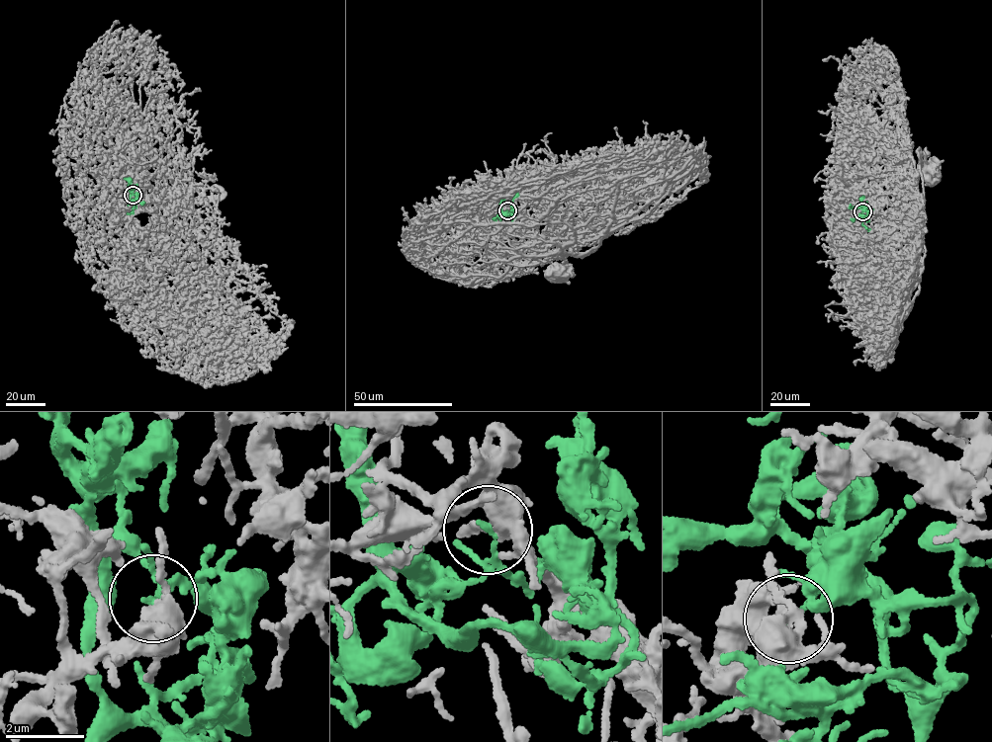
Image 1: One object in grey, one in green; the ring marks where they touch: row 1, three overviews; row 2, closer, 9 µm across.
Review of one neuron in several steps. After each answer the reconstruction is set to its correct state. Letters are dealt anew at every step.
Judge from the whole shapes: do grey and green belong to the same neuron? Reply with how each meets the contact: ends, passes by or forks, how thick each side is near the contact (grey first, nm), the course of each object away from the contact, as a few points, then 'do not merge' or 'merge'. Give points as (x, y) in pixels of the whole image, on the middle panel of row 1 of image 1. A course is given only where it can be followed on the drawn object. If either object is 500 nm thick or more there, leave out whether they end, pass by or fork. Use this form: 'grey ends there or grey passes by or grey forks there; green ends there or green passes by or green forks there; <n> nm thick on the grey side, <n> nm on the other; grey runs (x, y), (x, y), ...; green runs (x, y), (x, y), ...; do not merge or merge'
grey passes by; green ends there; 480 nm thick on the grey side, 140 nm on the other; grey runs (507, 210), (499, 210), (494, 217), (505, 231), (557, 243), (564, 264), (558, 275); green runs (507, 210), (512, 217), (513, 206), (511, 210); merge

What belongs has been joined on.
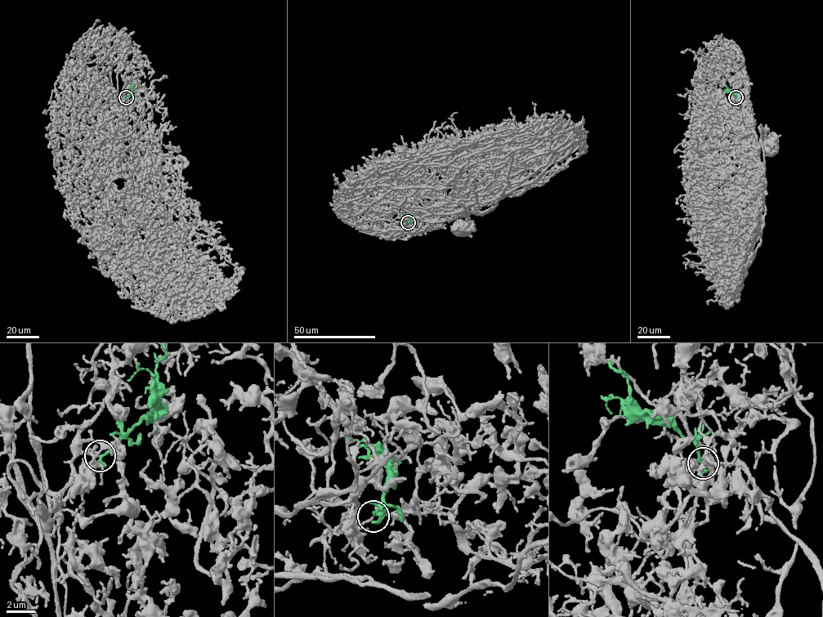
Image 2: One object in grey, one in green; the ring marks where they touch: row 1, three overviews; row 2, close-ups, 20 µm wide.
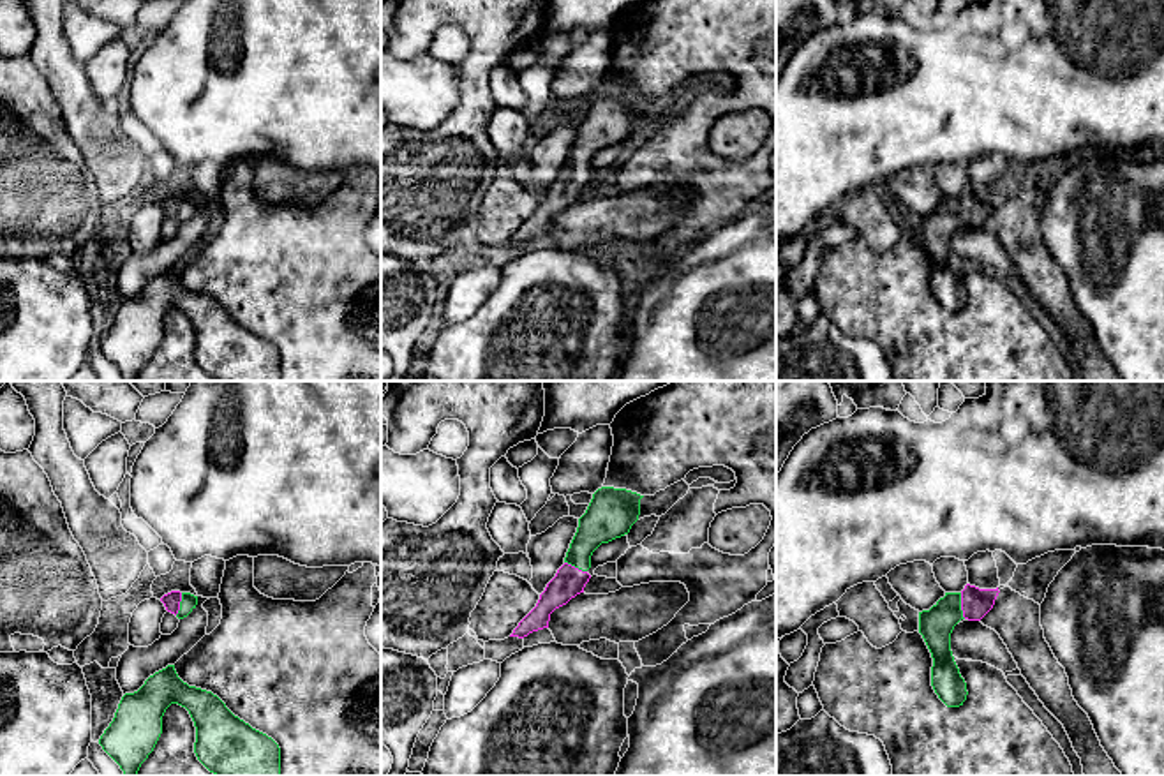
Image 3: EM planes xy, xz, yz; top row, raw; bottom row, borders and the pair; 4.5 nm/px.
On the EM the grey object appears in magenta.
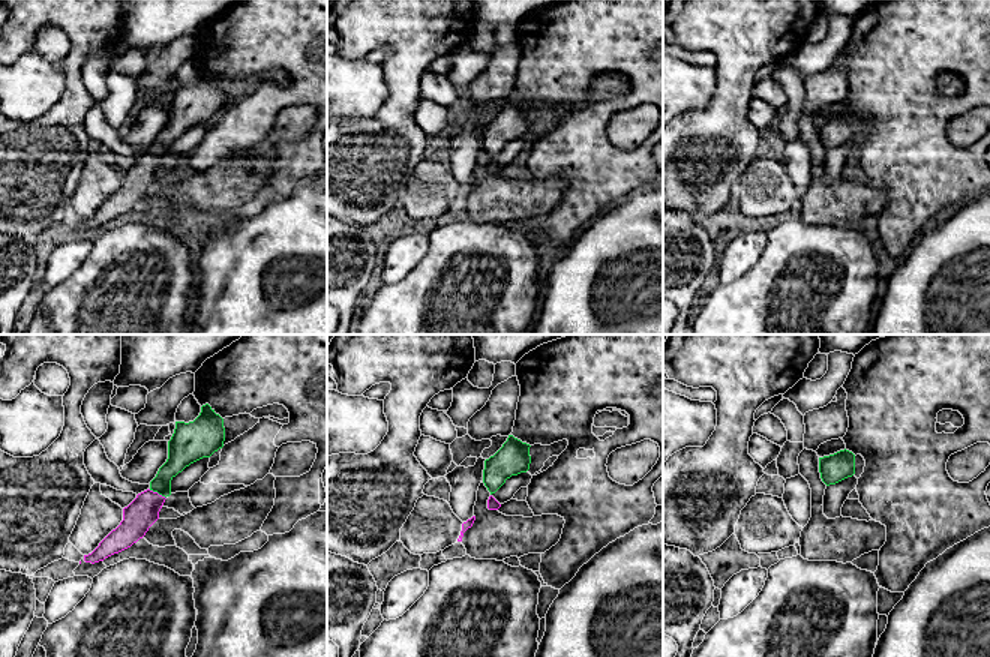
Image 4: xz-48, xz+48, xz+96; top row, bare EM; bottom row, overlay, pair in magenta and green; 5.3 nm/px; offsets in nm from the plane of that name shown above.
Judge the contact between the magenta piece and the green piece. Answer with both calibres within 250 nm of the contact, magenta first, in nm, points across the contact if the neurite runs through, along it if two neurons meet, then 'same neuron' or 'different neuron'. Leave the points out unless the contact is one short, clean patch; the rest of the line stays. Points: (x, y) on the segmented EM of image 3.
calibres 140 and 160 nm; way yz (976, 604), (962, 605), (935, 625); same neuron

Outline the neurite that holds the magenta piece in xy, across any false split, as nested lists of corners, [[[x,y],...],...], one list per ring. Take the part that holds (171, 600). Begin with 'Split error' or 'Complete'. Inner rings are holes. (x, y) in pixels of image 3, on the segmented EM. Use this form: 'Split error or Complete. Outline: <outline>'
Split error. Outline: [[[171,591],[160,598],[166,610],[175,614],[178,619],[187,617],[198,605],[198,596],[190,593]]]

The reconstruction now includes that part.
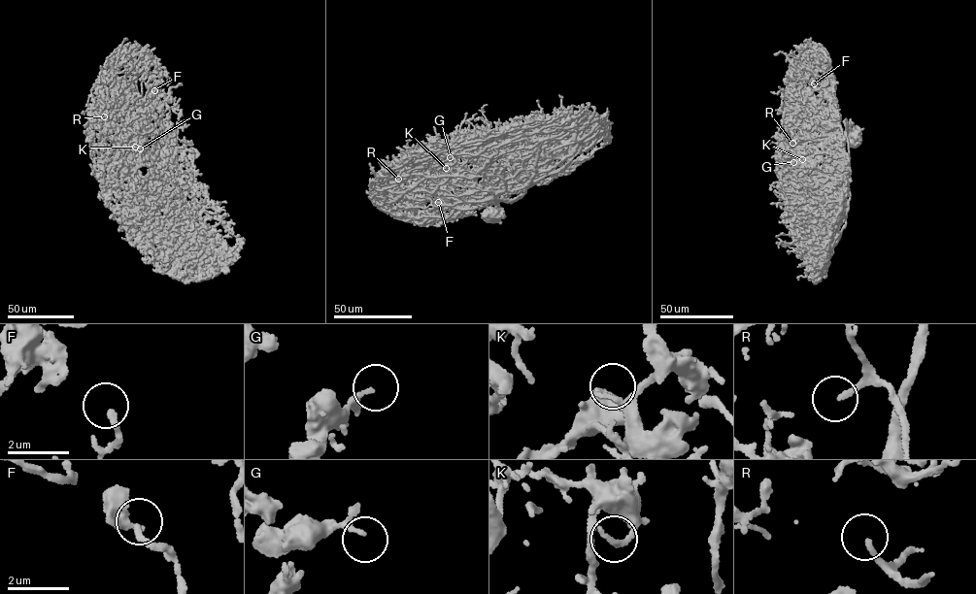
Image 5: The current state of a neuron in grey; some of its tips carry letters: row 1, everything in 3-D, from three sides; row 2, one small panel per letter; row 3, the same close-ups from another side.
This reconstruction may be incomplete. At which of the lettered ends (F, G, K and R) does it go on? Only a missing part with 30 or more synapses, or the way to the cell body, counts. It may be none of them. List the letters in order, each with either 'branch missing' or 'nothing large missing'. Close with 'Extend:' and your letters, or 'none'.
F: nothing large missing
G: nothing large missing
K: nothing large missing
R: branch missing
Extend: R

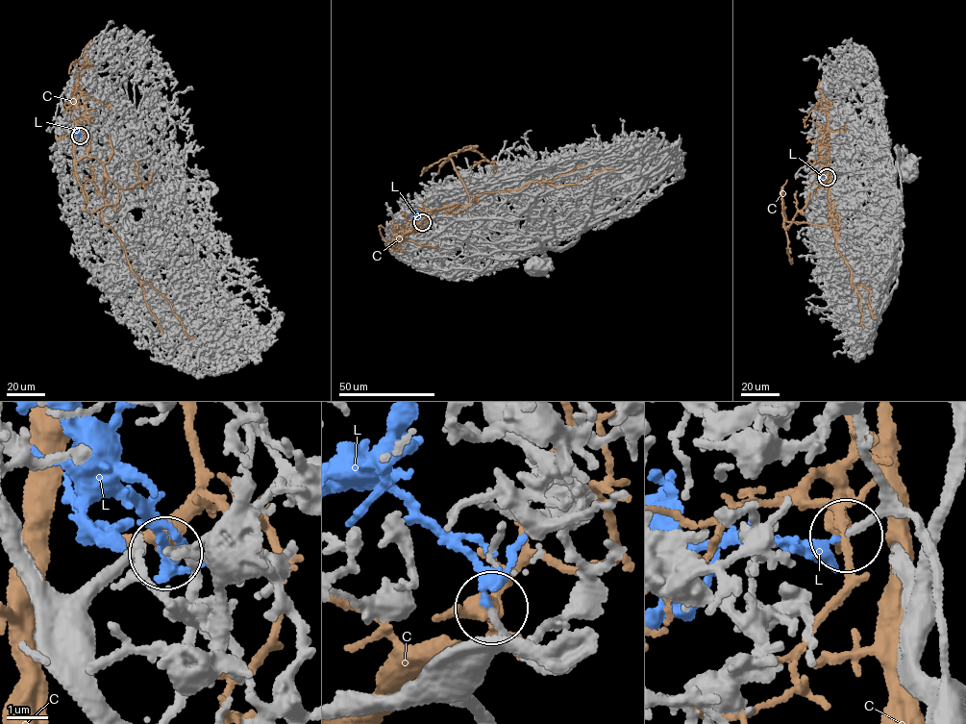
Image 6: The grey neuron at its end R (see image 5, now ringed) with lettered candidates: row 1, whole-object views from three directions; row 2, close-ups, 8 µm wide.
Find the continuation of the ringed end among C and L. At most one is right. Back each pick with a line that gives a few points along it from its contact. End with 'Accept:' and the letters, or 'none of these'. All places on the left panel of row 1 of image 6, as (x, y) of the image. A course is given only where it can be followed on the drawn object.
Accept: L

